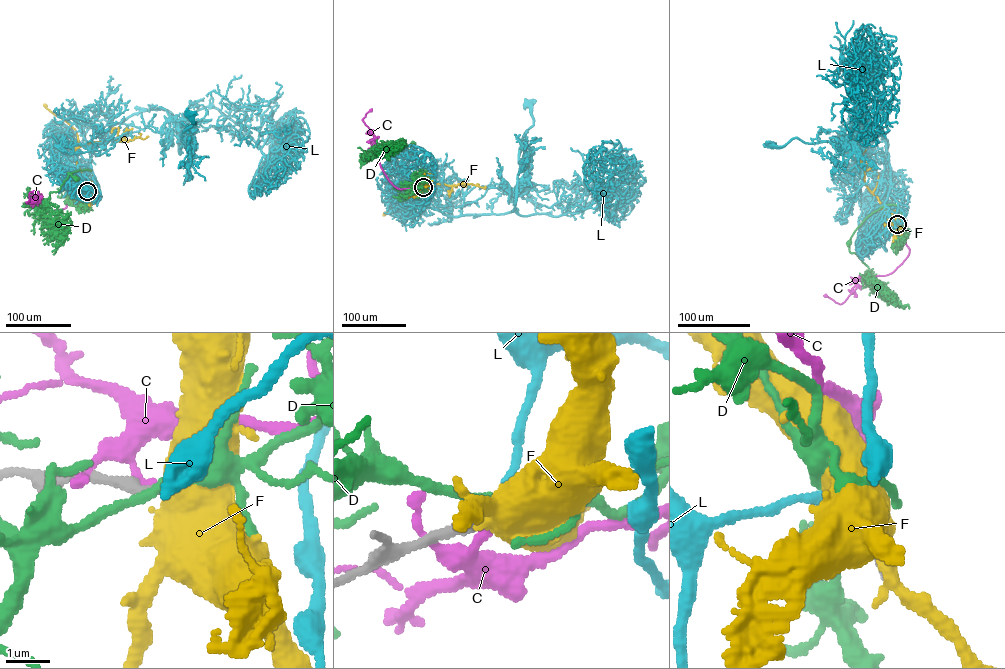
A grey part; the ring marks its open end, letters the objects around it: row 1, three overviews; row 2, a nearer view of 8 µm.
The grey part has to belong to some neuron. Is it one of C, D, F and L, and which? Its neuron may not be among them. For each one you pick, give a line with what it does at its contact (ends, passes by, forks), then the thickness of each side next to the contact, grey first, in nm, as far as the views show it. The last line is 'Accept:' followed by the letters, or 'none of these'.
L: it ends; calibres 240 and 190 nm
Accept: L

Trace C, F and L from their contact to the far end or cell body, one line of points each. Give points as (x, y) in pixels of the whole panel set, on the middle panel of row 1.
C: (422, 187), (400, 189), (388, 180), (379, 162), (375, 137), (362, 120), (370, 110)
F: (423, 187), (425, 183), (413, 188), (413, 192), (417, 188), (414, 205), (384, 213)
L: (423, 187), (432, 193), (424, 197), (428, 206), (450, 216), (513, 211), (519, 149), (533, 123), (527, 104)

